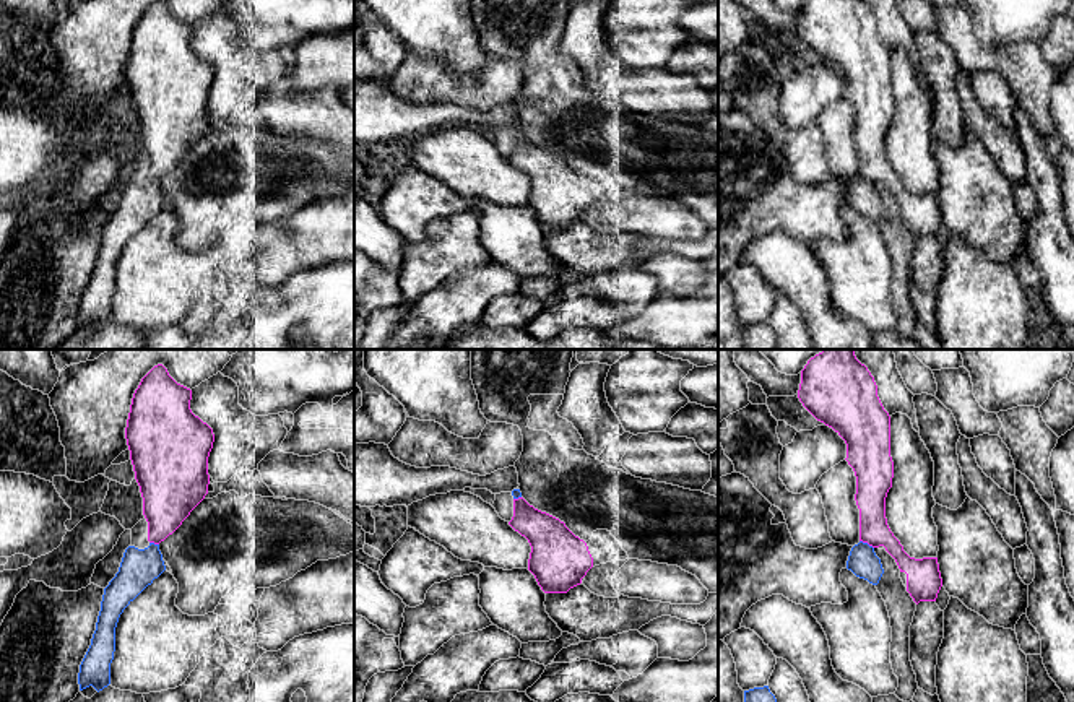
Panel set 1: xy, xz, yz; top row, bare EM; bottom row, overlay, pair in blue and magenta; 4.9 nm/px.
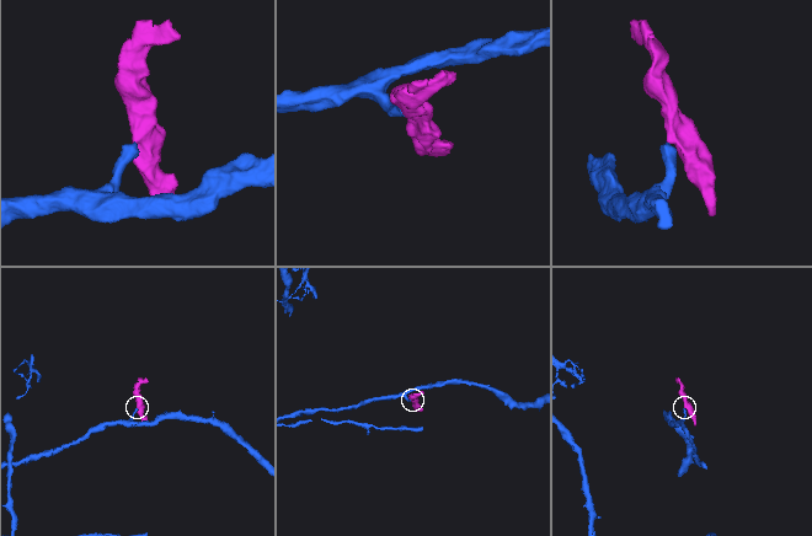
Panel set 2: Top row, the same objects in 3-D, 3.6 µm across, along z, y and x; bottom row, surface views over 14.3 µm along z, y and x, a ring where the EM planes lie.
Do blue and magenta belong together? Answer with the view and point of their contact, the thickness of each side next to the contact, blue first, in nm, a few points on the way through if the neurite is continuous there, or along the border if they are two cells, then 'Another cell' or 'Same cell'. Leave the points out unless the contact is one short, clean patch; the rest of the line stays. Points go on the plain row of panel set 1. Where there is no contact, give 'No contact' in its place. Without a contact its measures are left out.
Touches blue at yz (866, 179). Thickness 150 nm (blue) against 150 nm. Path across: yz (863, 199), (866, 179), (871, 173), (871, 129). Same cell

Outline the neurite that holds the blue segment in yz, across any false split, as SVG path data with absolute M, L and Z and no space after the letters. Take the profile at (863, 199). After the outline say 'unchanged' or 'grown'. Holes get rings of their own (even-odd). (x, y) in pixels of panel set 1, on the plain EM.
M806 0L798 34L817 57L845 76L845 96L856 112L860 179L851 184L847 205L877 221L884 205L874 185L884 182L900 208L907 210L907 228L913 237L936 237L942 223L938 193L910 193L887 161L886 133L894 114L890 52L868 3Z; grown

